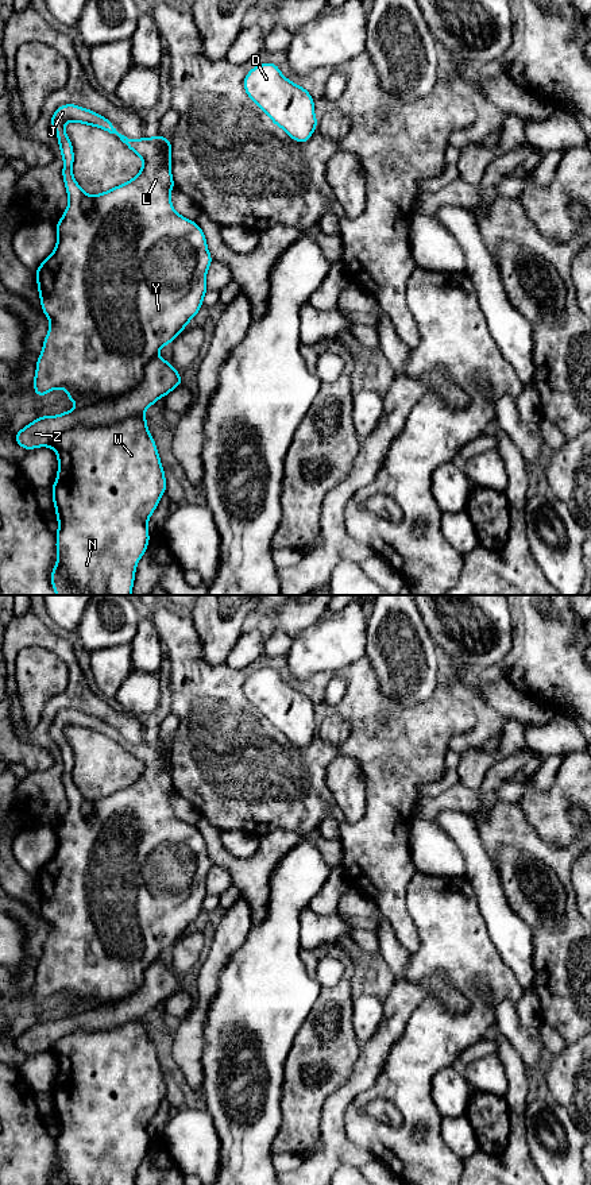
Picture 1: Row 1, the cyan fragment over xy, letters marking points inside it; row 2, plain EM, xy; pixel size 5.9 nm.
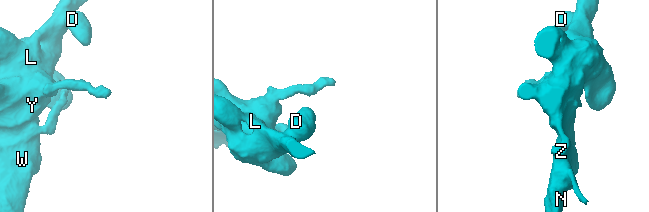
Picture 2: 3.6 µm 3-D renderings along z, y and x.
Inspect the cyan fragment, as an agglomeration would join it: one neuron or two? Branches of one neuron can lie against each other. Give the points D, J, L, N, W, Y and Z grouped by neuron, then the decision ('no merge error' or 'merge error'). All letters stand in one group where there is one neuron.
groups D J L N W Y / Z; merge error

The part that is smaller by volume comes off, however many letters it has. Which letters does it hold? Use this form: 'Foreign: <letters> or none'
Foreign: Z

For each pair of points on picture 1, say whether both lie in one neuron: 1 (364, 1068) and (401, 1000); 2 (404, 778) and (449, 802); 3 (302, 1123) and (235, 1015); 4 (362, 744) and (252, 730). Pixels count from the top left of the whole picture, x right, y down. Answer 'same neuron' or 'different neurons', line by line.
1: same neuron
2: different neurons
3: different neurons
4: same neuron

